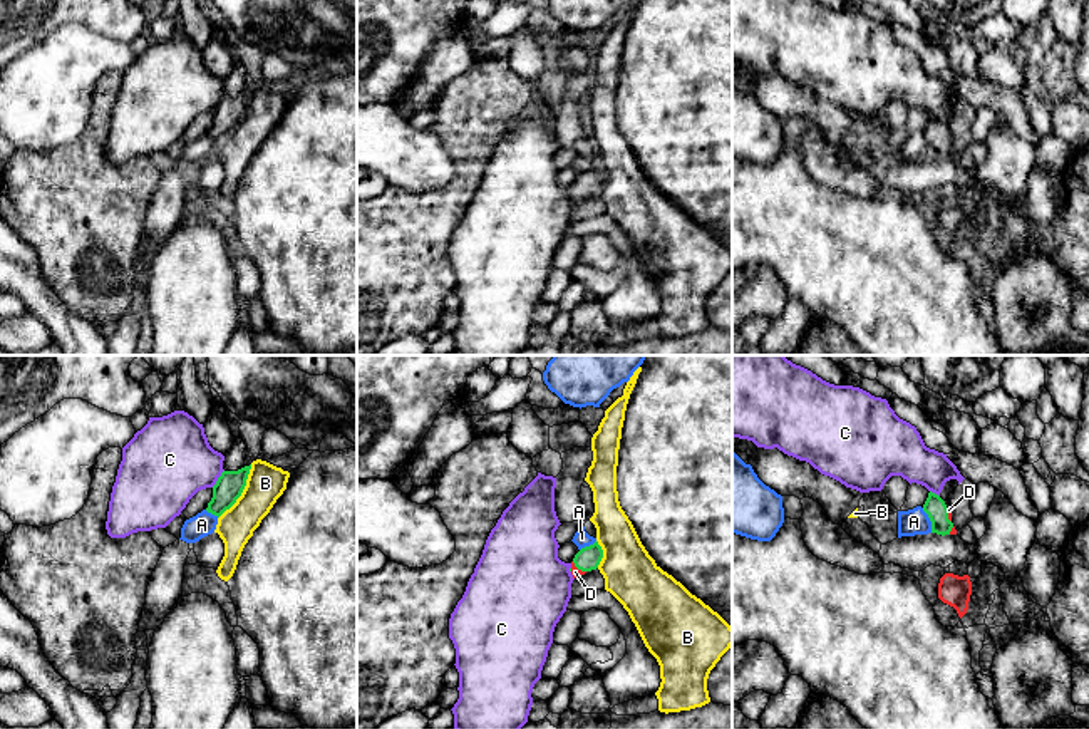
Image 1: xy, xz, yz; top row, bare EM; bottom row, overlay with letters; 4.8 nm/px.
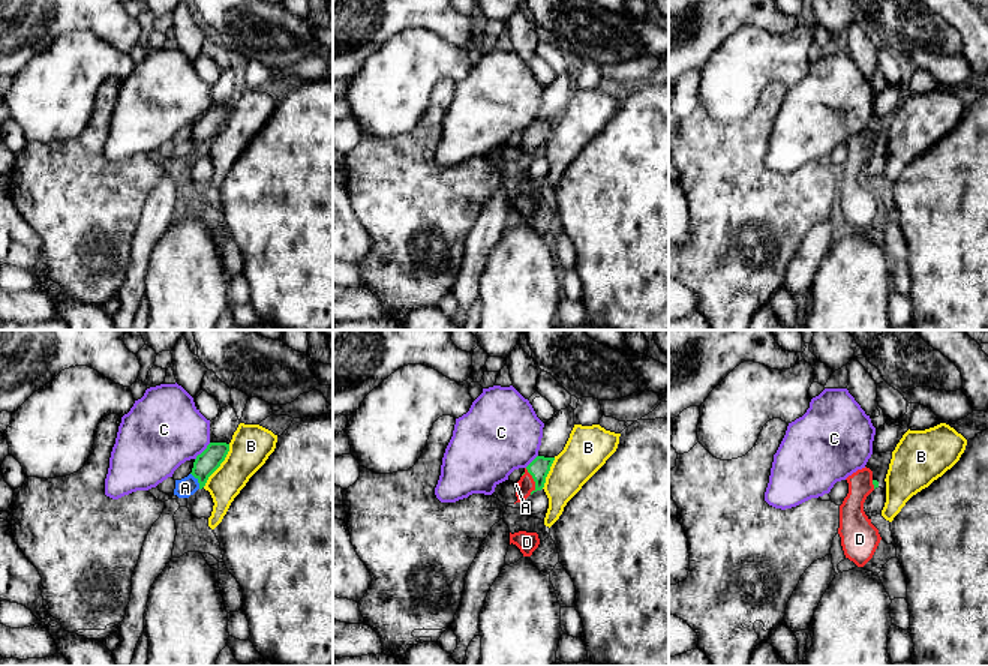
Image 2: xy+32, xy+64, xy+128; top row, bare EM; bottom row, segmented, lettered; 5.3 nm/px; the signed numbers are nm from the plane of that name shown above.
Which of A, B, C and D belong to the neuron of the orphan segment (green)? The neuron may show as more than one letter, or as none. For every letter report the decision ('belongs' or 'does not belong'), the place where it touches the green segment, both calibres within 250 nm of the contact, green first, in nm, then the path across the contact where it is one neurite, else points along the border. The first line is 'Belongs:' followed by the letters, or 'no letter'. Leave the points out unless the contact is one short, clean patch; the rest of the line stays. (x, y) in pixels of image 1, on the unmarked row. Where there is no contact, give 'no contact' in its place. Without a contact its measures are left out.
Belongs: D
A: does not belong; meets green in yz at (930, 144); 100 nm thick on the green side, 130 nm on the other; border along yz (922, 133), (932, 156)
B: does not belong; meets green in xy at (242, 116); 140 nm thick on the green side, 180 nm on the other; border along xy (252, 89), (242, 119), (218, 143)
C: does not belong; meets green in xy at (218, 103); 140 nm thick on the green side, 400 nm on the other
D: belongs; meets green in xz at (578, 193); 120 nm thick on the green side, 50 nm on the other; runs through xz (588, 183), (578, 193), (575, 196)

